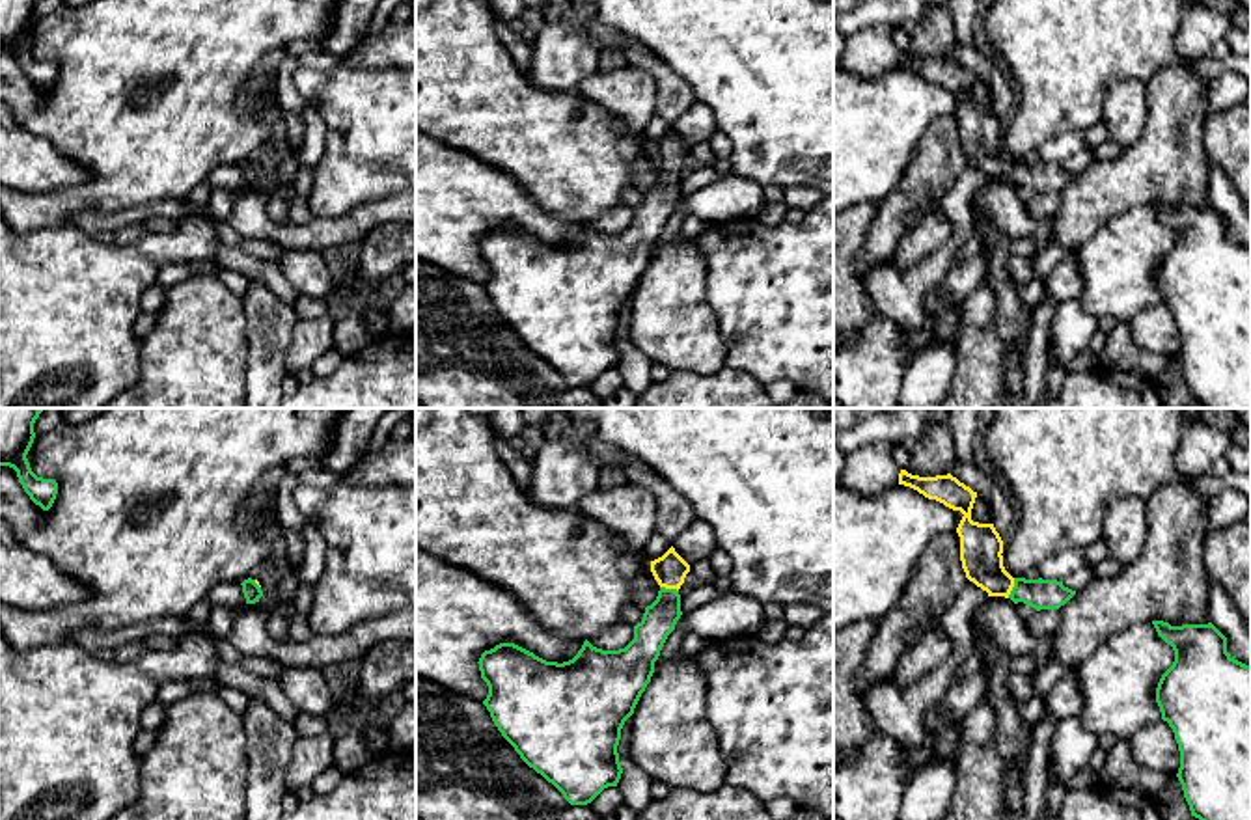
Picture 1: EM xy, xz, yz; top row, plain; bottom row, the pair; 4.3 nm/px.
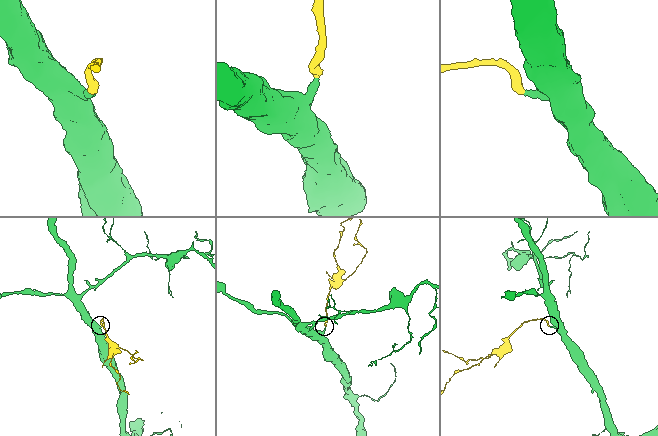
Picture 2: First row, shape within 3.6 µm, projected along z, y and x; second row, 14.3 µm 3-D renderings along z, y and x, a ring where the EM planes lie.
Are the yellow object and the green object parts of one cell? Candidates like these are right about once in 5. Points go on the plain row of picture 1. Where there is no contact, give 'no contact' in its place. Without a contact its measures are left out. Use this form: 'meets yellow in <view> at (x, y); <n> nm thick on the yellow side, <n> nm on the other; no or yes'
meets yellow in yz at (1013, 168); 190 nm thick on the yellow side, 130 nm on the other; yes

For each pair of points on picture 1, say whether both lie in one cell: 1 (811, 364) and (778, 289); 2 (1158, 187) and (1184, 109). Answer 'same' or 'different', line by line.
1: same
2: same

